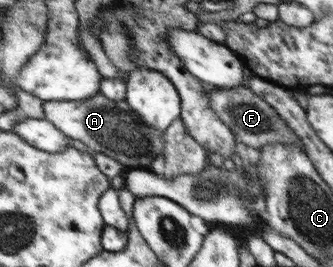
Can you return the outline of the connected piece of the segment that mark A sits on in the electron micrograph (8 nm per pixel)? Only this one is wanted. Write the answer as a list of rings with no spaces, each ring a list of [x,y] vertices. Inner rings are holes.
[[[101,92],[83,101],[41,102],[42,117],[50,121],[67,137],[77,139],[94,149],[119,161],[123,166],[150,169],[155,157],[164,152],[164,131],[147,125],[142,116],[126,101],[115,102]]]

